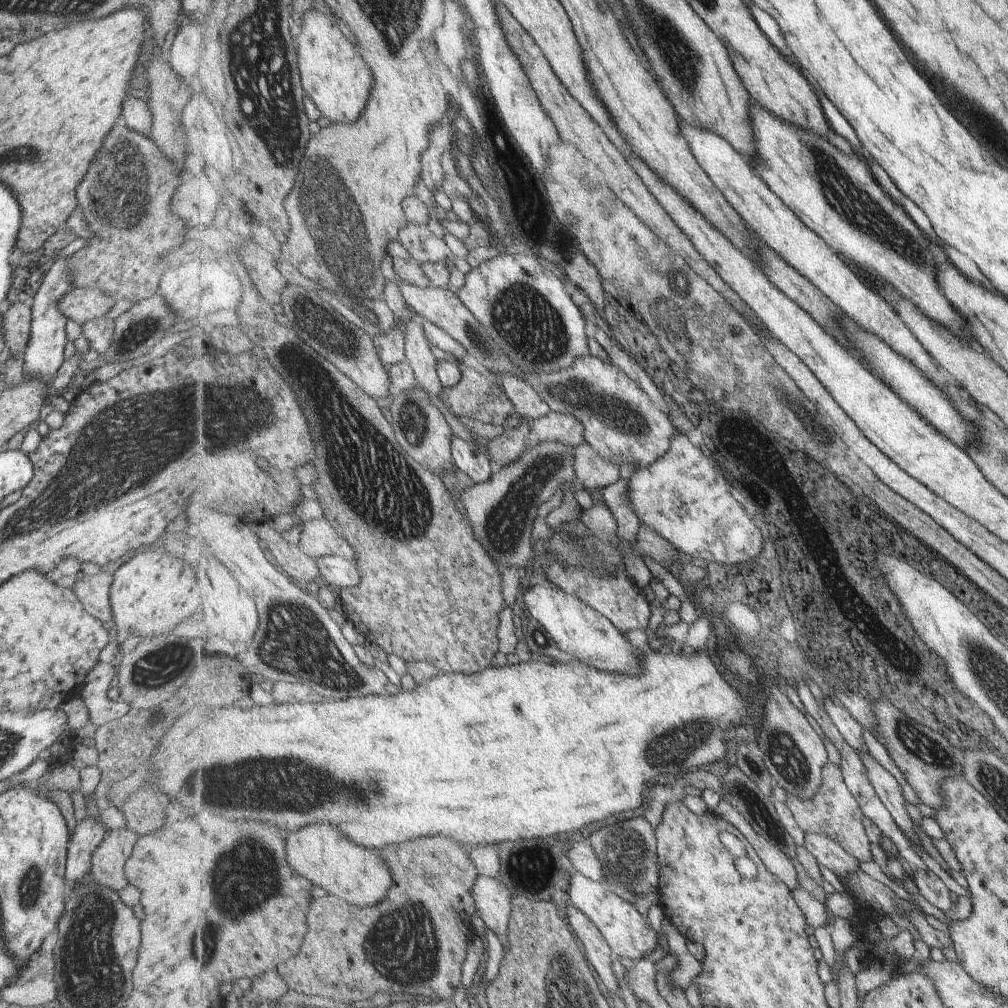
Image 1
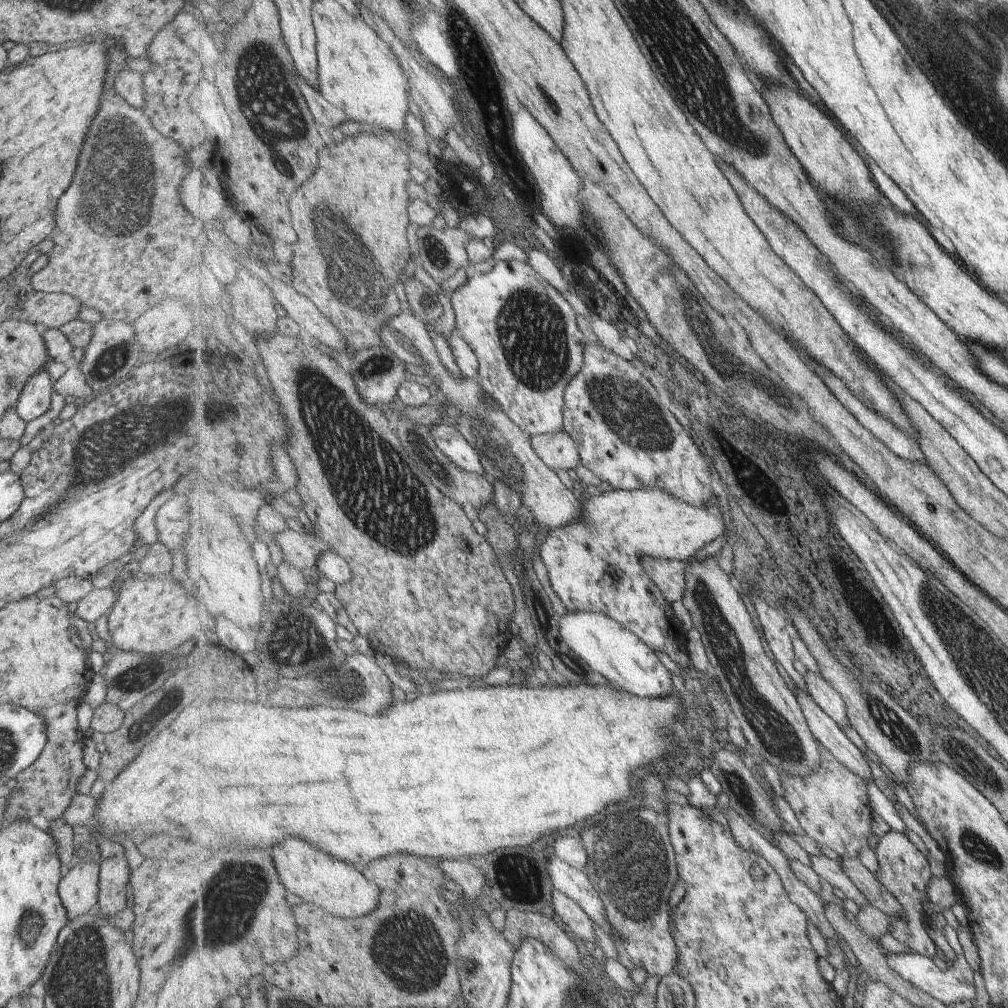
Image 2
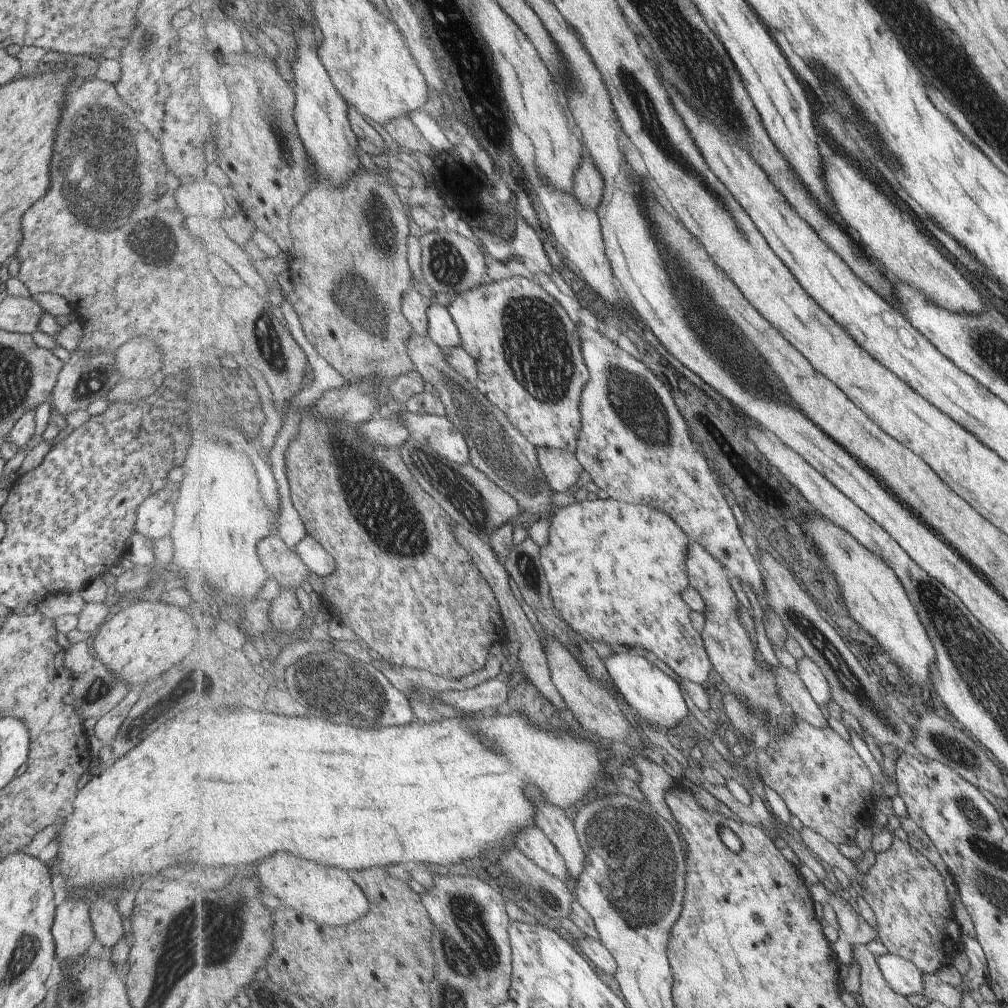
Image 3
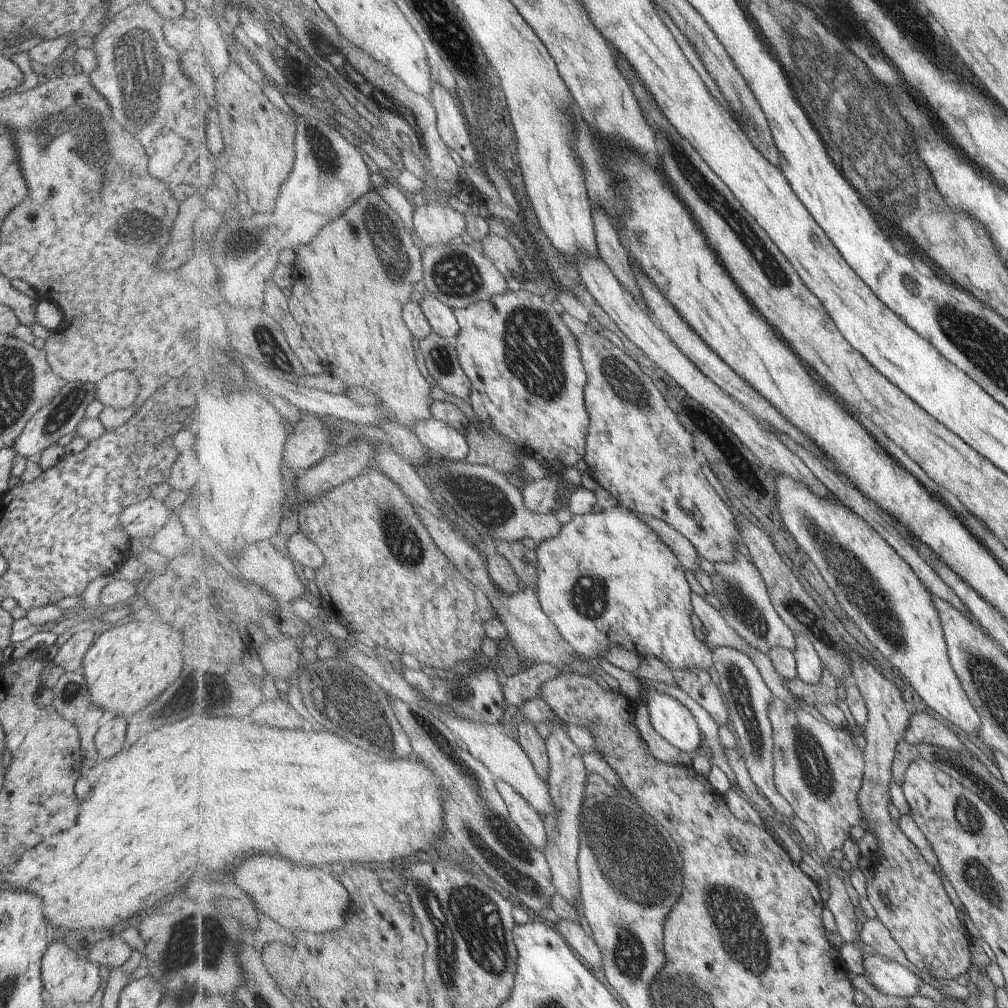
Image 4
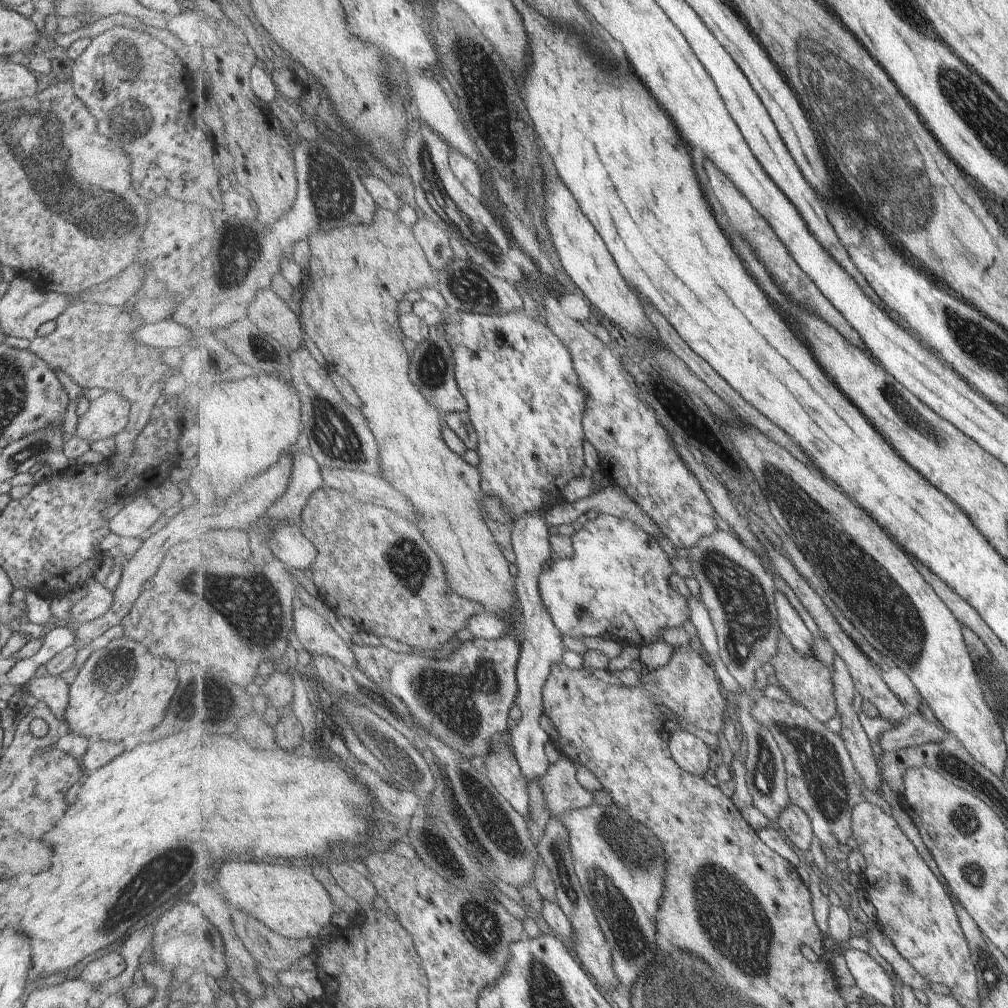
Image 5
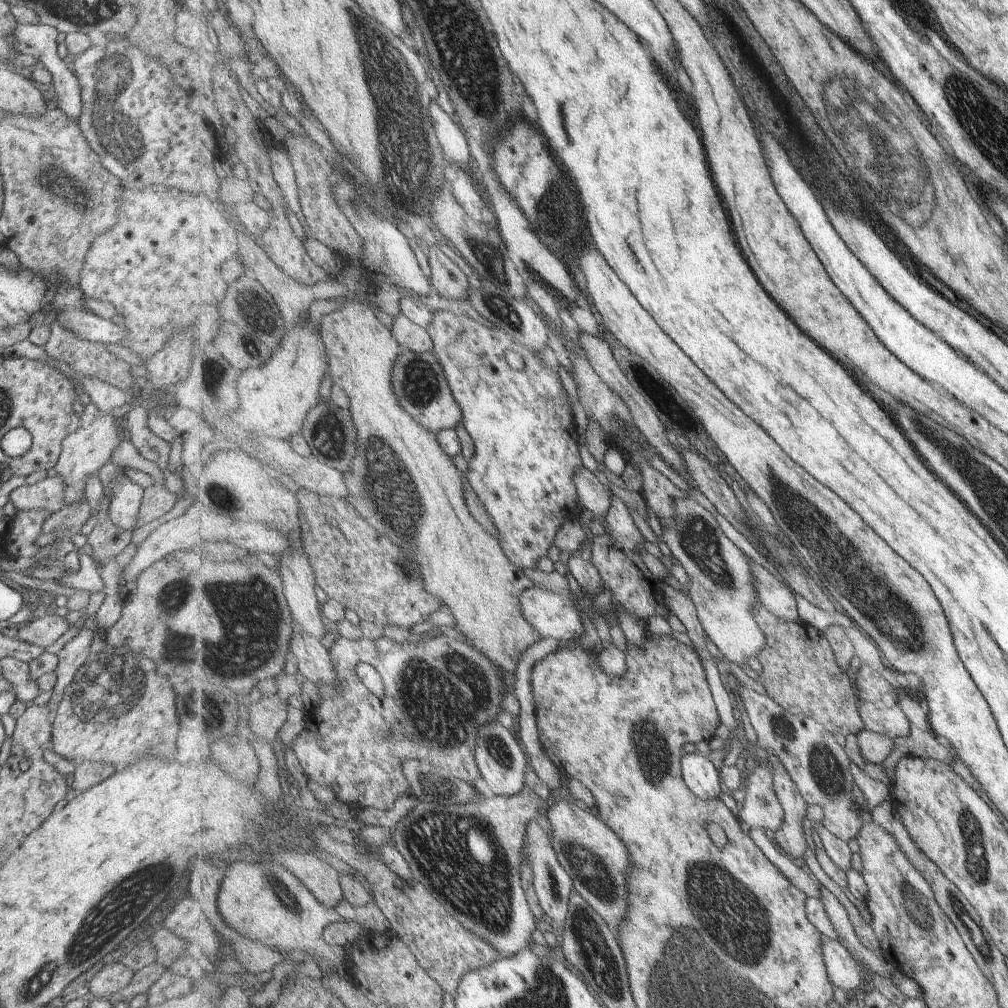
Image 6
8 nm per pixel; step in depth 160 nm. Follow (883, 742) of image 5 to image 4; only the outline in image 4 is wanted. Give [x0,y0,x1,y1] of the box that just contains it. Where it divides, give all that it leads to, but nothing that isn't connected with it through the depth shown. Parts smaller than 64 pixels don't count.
[904,711,976,757]

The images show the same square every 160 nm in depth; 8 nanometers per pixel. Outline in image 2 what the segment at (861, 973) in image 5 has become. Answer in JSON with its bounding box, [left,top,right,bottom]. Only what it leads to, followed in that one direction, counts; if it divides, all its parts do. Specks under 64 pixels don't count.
[886,952,976,1004]

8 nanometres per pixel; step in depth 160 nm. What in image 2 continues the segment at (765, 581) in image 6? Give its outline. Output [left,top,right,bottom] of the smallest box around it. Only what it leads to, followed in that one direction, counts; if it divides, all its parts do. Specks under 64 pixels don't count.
[806,671,852,728]

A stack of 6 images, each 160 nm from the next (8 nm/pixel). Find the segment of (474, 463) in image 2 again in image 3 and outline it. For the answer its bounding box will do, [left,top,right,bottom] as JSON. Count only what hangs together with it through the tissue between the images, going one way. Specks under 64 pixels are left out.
[398,409,470,464]

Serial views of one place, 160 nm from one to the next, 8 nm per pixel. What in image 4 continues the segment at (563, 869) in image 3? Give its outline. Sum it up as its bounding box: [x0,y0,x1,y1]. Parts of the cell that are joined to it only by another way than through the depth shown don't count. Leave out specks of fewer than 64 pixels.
[497,779,549,850]

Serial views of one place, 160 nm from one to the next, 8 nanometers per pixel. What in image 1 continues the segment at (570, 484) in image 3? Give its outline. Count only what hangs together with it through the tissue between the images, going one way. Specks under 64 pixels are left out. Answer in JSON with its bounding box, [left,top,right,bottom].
[532,410,586,447]

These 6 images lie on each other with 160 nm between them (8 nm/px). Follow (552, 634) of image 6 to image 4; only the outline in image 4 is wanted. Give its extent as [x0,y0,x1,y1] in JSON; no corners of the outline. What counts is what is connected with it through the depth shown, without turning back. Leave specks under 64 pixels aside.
[538,505,715,670]

